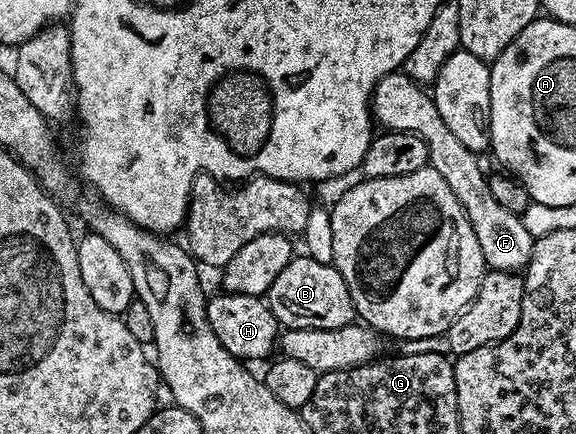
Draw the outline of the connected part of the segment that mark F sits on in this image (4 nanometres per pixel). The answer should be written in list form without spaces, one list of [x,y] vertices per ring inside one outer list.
[[[397,70],[383,76],[376,83],[370,107],[375,123],[381,129],[413,132],[426,142],[428,163],[434,170],[438,170],[438,174],[442,174],[442,178],[446,178],[446,186],[454,190],[454,198],[458,198],[458,202],[464,207],[474,236],[478,238],[478,246],[482,246],[485,265],[493,272],[519,273],[527,269],[532,258],[533,236],[526,230],[517,213],[506,210],[506,206],[502,206],[502,202],[494,198],[489,177],[484,177],[484,172],[480,169],[481,157],[458,142],[458,137],[450,131],[450,126],[442,122],[442,114],[438,114],[438,106],[432,101],[431,95],[411,80],[407,72]]]

